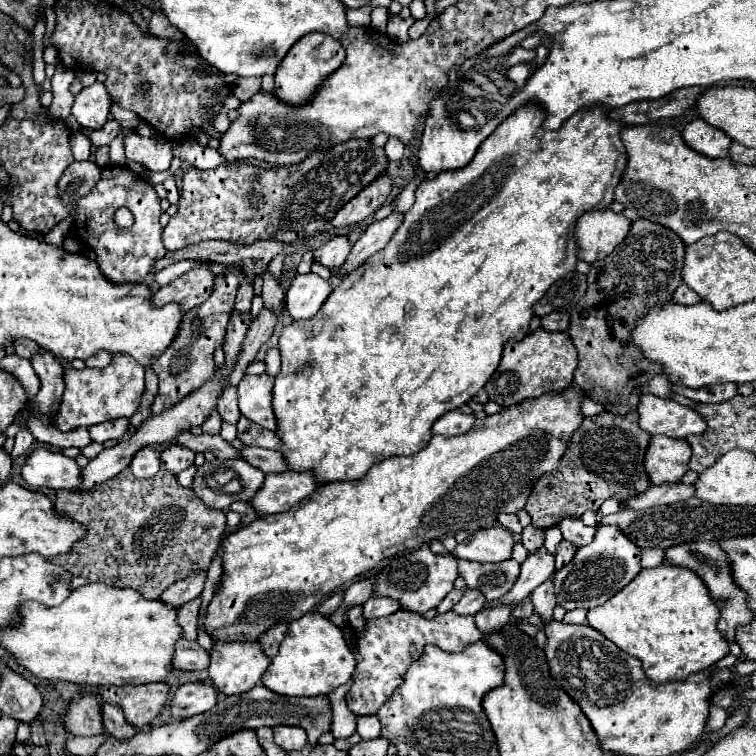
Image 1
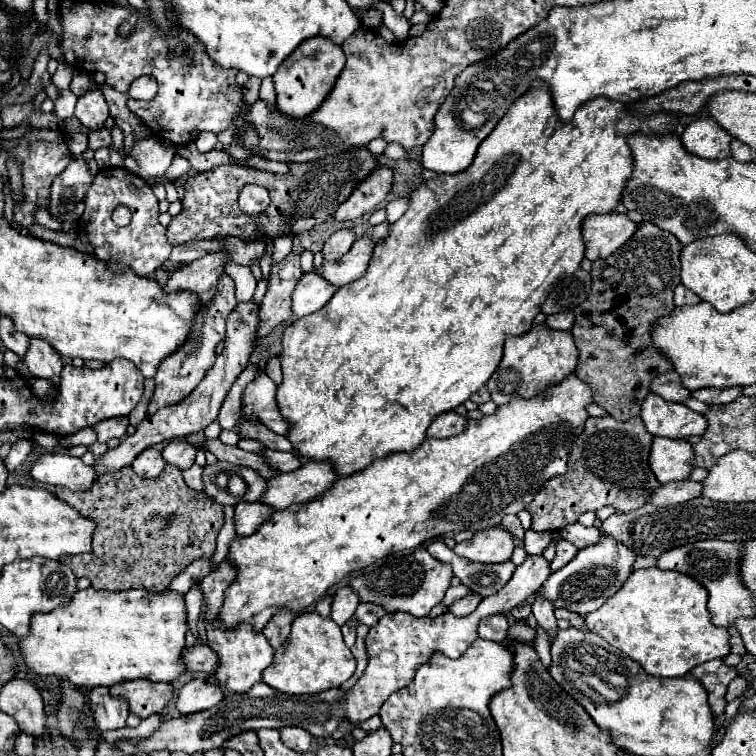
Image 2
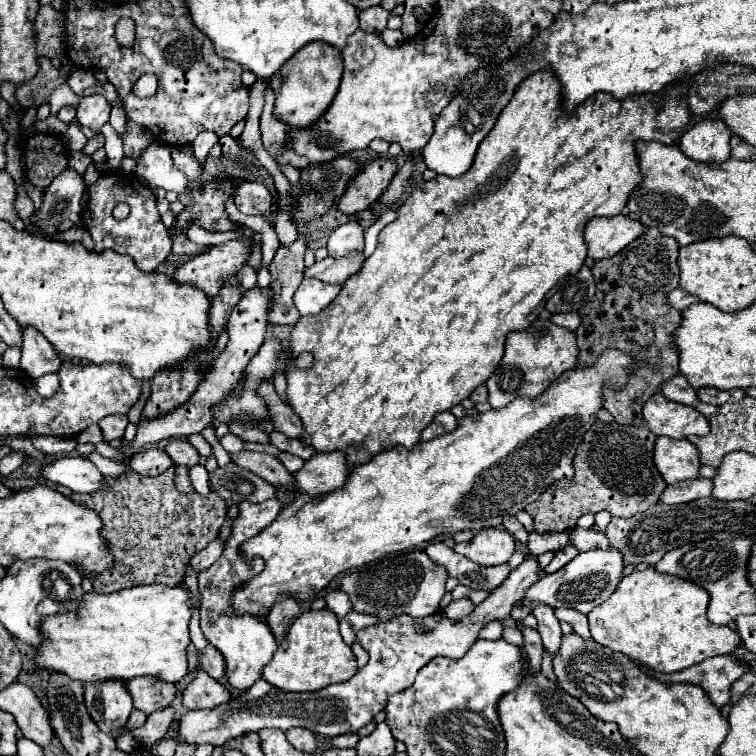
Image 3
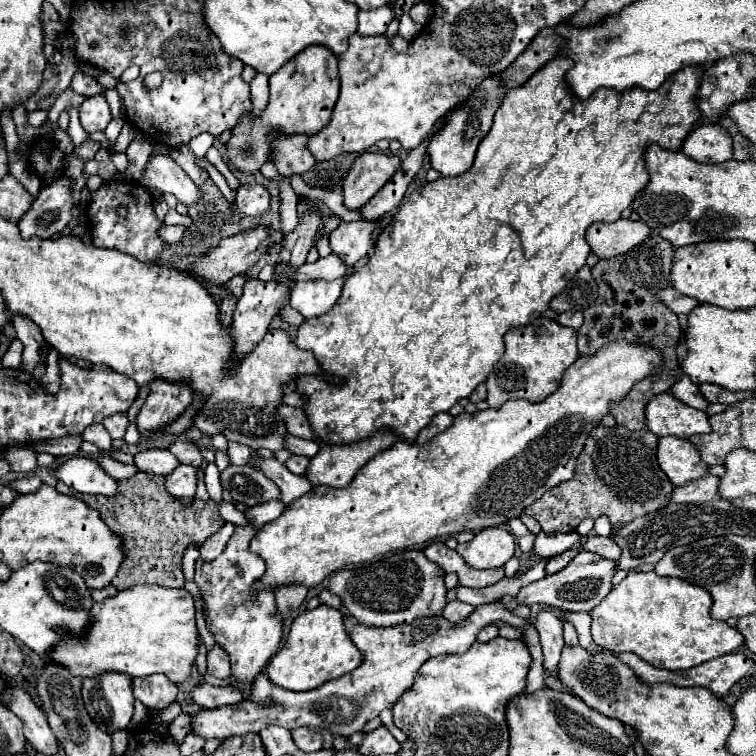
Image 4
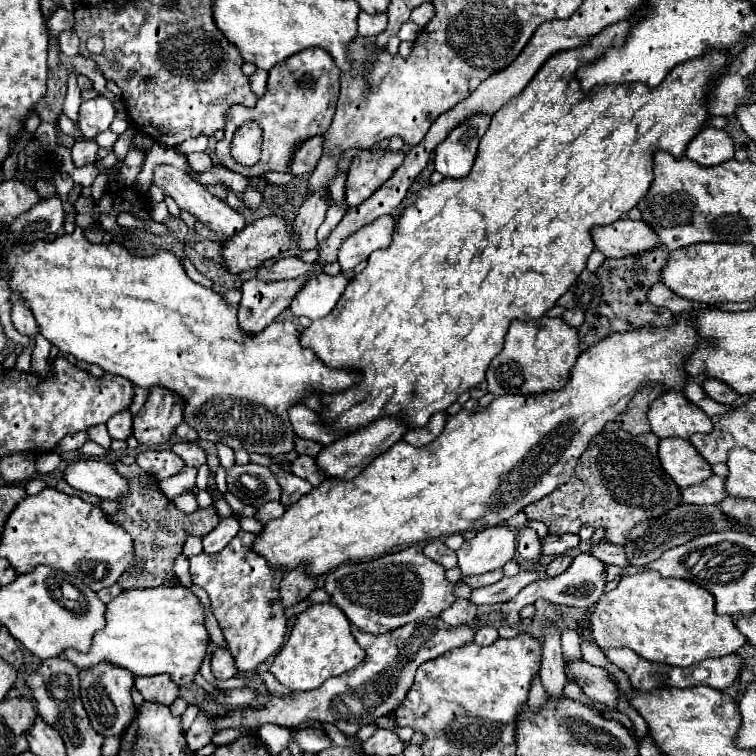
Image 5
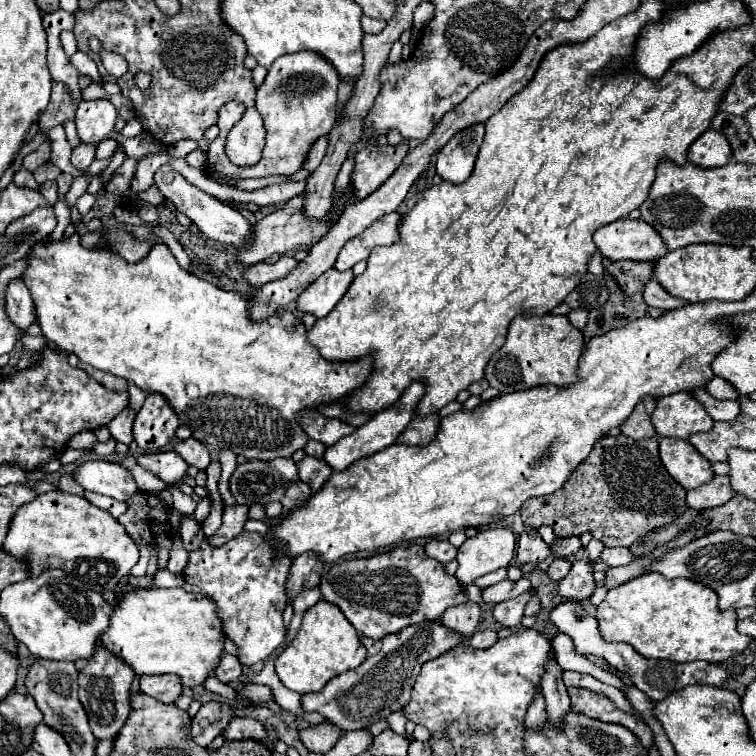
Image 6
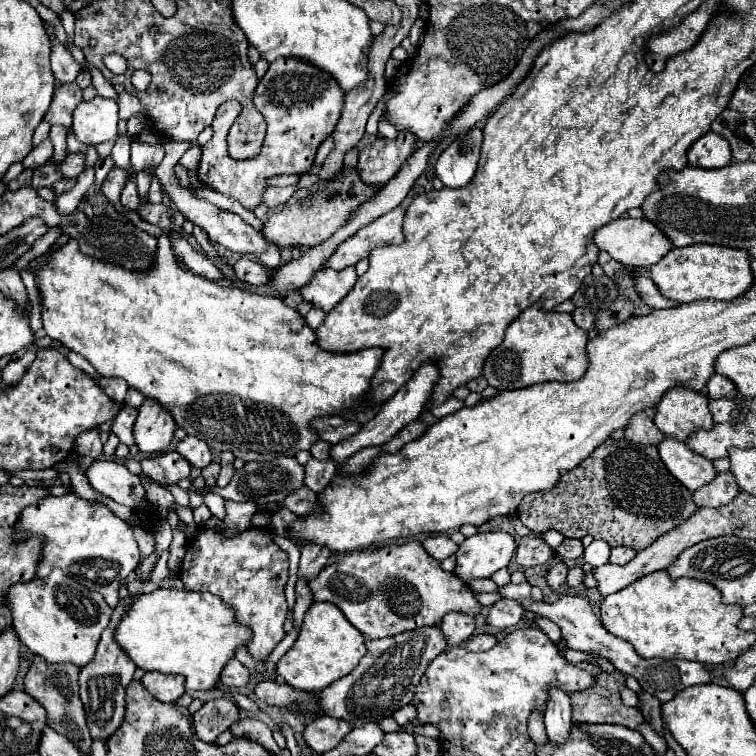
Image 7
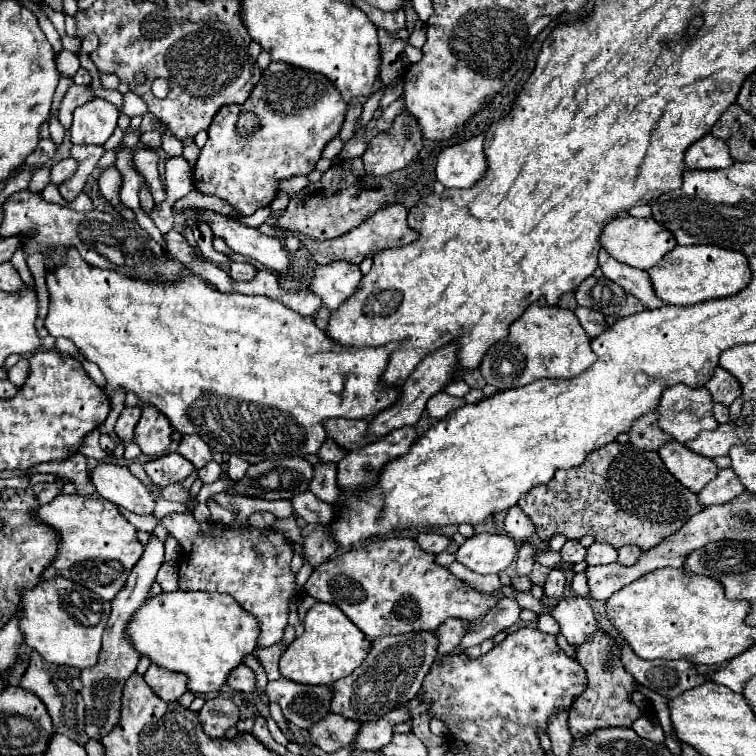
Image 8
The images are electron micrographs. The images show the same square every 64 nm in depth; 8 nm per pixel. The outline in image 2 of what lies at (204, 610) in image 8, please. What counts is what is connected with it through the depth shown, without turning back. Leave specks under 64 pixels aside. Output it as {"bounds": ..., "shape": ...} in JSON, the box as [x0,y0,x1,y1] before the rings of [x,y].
{"bounds":[20,588,186,688],"shape":[[[88,588],[88,590],[76,592],[74,598],[72,598],[72,602],[70,602],[68,606],[58,606],[56,610],[52,610],[52,612],[48,612],[48,614],[36,614],[36,618],[32,618],[32,624],[30,624],[30,636],[20,640],[20,650],[22,650],[22,654],[24,654],[26,664],[28,664],[36,674],[42,674],[42,676],[54,674],[54,676],[58,676],[58,678],[70,680],[70,682],[76,684],[76,686],[92,688],[92,686],[114,686],[114,684],[118,684],[118,682],[136,680],[136,678],[148,678],[148,680],[154,680],[154,682],[174,682],[174,680],[180,678],[180,674],[186,670],[184,660],[182,660],[184,638],[186,638],[186,604],[184,604],[184,596],[182,596],[182,594],[176,594],[176,592],[172,592],[172,590],[150,592],[150,590],[144,590],[144,588],[138,588],[138,590],[122,590],[122,592],[106,592],[106,590]]]}

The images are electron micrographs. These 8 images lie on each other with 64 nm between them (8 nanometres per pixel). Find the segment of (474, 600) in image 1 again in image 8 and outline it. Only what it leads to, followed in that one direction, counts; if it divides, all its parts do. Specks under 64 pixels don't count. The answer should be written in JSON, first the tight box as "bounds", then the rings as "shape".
{"bounds":[436,618,468,656],"shape":[[[450,618],[448,622],[444,622],[444,626],[440,626],[440,630],[436,630],[436,638],[438,638],[438,656],[448,656],[454,654],[460,638],[466,634],[468,624],[460,622],[456,618]]]}

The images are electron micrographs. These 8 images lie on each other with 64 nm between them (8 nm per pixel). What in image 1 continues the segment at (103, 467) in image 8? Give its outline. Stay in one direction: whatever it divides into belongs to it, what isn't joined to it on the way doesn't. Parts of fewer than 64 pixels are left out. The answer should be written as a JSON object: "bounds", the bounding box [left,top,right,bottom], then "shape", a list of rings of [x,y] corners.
{"bounds":[22,448,82,490],"shape":[[[38,448],[28,456],[22,468],[22,476],[32,488],[72,490],[80,488],[82,484],[82,468],[76,464],[76,460],[48,448]]]}

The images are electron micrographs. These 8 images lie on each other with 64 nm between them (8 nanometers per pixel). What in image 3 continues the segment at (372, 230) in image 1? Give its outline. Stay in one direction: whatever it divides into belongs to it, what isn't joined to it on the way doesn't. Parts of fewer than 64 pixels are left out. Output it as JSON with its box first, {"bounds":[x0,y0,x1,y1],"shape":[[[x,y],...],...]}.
{"bounds":[304,254,364,284],"shape":[[[356,254],[356,258],[334,258],[328,256],[324,260],[314,262],[304,268],[304,278],[320,278],[322,282],[344,284],[346,278],[356,274],[364,262],[364,254]]]}

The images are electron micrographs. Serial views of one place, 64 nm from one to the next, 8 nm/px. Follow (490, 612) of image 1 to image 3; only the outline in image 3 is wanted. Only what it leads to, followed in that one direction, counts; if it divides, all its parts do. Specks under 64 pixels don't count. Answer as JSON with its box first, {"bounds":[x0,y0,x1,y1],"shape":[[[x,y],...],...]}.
{"bounds":[480,622,502,640],"shape":[[[490,622],[480,630],[482,640],[498,640],[502,636],[502,622]]]}

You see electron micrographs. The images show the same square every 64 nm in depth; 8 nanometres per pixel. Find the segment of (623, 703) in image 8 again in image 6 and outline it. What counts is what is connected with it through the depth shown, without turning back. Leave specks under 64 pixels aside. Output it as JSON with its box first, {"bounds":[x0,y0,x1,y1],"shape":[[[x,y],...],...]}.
{"bounds":[568,688,652,748],"shape":[[[571,688],[568,689],[570,700],[572,700],[572,712],[576,714],[584,714],[588,718],[596,718],[600,722],[616,722],[616,724],[622,724],[626,726],[628,730],[632,730],[640,742],[644,746],[650,748],[652,744],[652,730],[648,728],[648,724],[644,724],[642,720],[638,720],[634,714],[628,714],[628,712],[622,712],[618,710],[618,706],[604,694],[596,694],[592,690],[574,690],[571,692]]]}

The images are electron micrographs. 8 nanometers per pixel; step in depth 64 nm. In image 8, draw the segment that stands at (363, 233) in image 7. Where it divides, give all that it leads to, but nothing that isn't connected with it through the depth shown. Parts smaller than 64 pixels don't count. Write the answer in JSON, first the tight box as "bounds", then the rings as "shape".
{"bounds":[258,204,418,264],"shape":[[[402,204],[396,206],[386,206],[382,210],[378,210],[372,218],[368,218],[368,222],[360,224],[356,230],[350,230],[348,234],[340,236],[340,238],[332,238],[332,240],[324,240],[324,242],[316,242],[304,234],[299,232],[284,231],[277,227],[264,223],[258,227],[262,234],[278,238],[286,238],[294,236],[304,244],[304,248],[310,252],[310,256],[318,262],[318,264],[330,264],[334,260],[348,260],[354,264],[360,264],[364,258],[372,258],[376,252],[380,250],[388,250],[388,248],[398,248],[404,244],[410,244],[418,238],[418,232],[414,228],[410,228],[408,224],[408,210]]]}

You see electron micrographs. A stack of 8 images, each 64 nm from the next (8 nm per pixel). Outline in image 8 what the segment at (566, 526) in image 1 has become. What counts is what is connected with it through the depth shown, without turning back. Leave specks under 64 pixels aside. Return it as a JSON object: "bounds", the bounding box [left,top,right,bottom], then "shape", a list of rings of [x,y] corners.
{"bounds":[618,546,644,566],"shape":[[[622,546],[618,550],[618,562],[624,566],[632,566],[638,562],[638,558],[644,554],[644,550],[640,550],[640,546]]]}

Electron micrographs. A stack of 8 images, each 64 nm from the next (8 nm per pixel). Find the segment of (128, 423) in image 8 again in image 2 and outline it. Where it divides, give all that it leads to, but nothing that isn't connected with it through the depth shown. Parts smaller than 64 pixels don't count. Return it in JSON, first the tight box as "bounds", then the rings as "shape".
{"bounds":[94,416,128,442],"shape":[[[126,416],[108,418],[108,420],[98,422],[94,426],[94,430],[98,432],[98,442],[108,442],[110,438],[124,438],[126,428],[128,428],[128,418]]]}

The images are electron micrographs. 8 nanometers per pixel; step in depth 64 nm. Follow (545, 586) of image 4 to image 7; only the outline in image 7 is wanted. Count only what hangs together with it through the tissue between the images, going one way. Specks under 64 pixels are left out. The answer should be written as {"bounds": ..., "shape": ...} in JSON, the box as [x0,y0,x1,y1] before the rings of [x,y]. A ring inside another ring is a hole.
{"bounds":[480,566,584,634],"shape":[[[580,566],[570,568],[566,582],[568,582],[572,588],[576,588],[578,592],[582,592],[582,590],[584,590],[584,576],[582,576],[582,568],[580,568]],[[502,598],[490,608],[488,624],[484,624],[484,630],[480,634],[490,634],[490,632],[496,632],[496,630],[514,628],[520,622],[522,614],[524,614],[524,608],[516,600]]]}

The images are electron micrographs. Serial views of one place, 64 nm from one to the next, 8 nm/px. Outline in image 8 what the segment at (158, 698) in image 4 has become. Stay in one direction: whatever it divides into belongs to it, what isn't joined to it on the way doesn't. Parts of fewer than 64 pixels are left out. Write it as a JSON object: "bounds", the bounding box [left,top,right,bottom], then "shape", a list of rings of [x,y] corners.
{"bounds":[144,664,188,702],"shape":[[[150,664],[148,672],[144,674],[144,680],[164,702],[176,702],[186,692],[188,678],[182,672],[172,672],[156,664]]]}

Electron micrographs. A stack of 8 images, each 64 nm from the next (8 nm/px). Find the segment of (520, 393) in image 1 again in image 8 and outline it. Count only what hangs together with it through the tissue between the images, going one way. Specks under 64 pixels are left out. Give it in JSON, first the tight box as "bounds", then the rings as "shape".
{"bounds":[480,298,596,390],"shape":[[[544,298],[530,304],[528,310],[510,326],[510,334],[494,344],[480,362],[480,372],[488,384],[498,390],[520,388],[540,378],[574,378],[596,362],[590,338],[584,334],[572,310],[548,306]]]}

